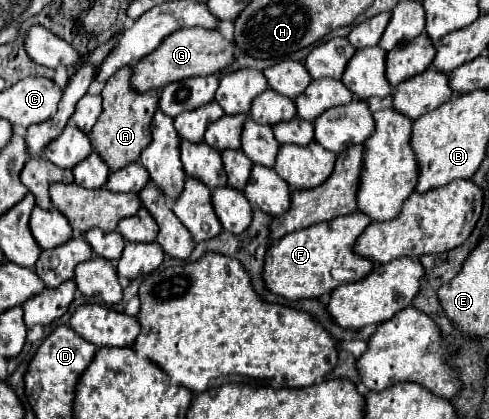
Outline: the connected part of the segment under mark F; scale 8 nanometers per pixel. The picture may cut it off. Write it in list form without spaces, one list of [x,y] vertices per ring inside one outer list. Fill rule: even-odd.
[[[355,211],[347,217],[335,217],[331,221],[323,221],[319,225],[311,225],[305,229],[299,229],[295,233],[287,233],[279,241],[267,249],[265,263],[263,263],[263,283],[265,287],[289,301],[295,299],[313,299],[323,297],[325,293],[331,293],[339,283],[331,277],[334,269],[345,269],[355,273],[356,281],[359,281],[373,269],[373,263],[359,257],[353,251],[353,243],[359,237],[359,233],[369,225],[369,217]]]

